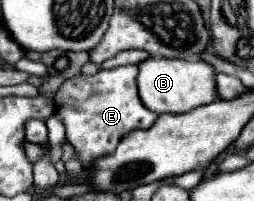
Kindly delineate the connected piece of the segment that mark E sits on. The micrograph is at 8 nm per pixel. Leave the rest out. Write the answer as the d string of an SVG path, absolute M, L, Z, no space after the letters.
M118 66L112 70L100 70L94 76L76 76L66 80L56 96L56 114L66 126L66 138L80 156L80 162L90 168L96 158L116 150L120 138L136 128L150 128L158 114L148 110L136 88L138 66Z

